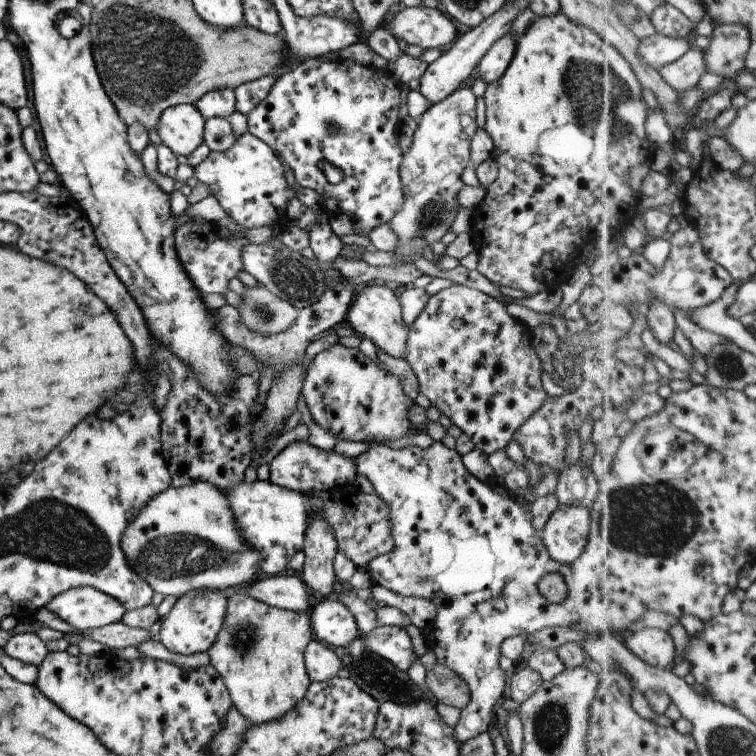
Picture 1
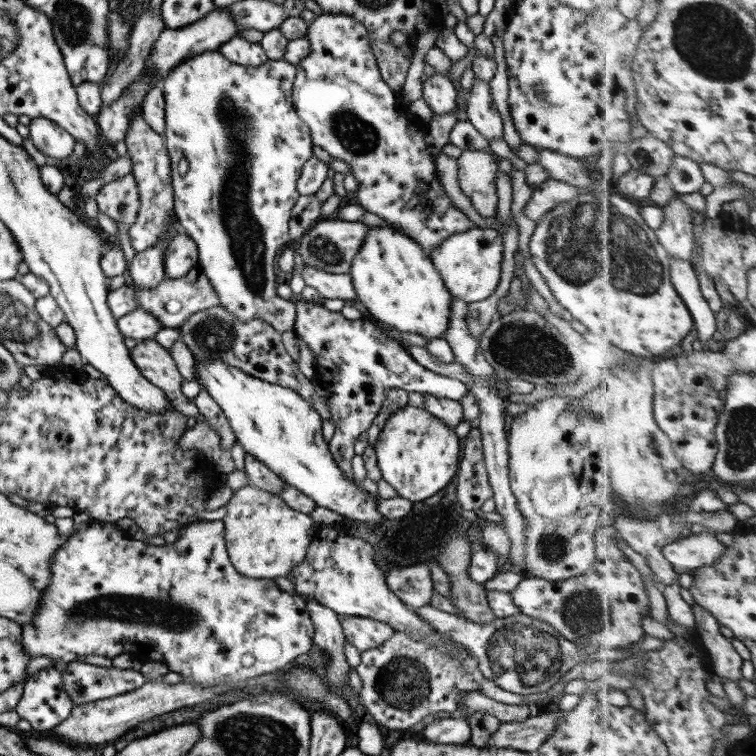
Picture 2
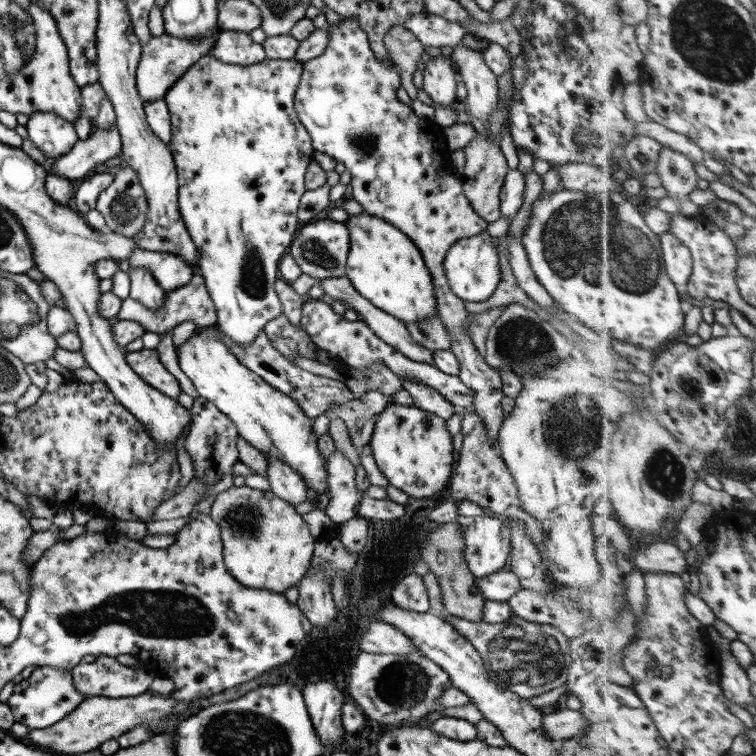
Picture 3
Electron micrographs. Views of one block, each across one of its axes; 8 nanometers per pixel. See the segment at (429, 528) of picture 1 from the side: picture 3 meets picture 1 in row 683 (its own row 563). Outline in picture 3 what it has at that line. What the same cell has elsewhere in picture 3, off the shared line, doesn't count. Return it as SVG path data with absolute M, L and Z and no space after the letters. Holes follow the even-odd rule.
M457 515L465 540L464 558L475 578L502 570L510 556L510 524L503 517Z

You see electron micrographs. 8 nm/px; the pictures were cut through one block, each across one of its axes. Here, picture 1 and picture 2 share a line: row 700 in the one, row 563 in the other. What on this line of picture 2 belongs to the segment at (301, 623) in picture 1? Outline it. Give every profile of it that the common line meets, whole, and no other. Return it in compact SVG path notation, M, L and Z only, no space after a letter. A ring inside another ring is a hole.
M252 484L233 492L228 501L228 513L223 518L227 553L234 568L244 576L255 579L275 579L277 576L288 576L304 558L315 533L320 531L319 525L308 514L290 508L279 495L266 492Z

